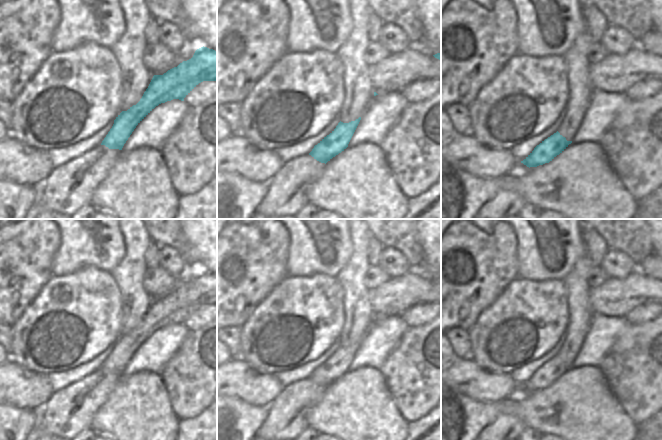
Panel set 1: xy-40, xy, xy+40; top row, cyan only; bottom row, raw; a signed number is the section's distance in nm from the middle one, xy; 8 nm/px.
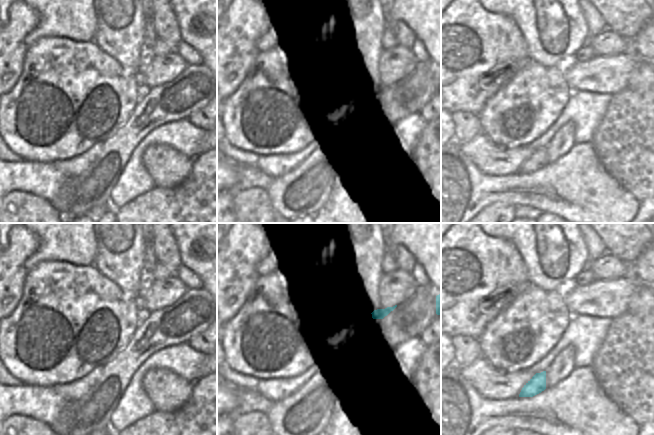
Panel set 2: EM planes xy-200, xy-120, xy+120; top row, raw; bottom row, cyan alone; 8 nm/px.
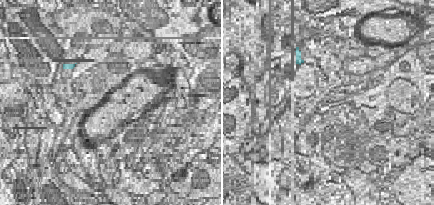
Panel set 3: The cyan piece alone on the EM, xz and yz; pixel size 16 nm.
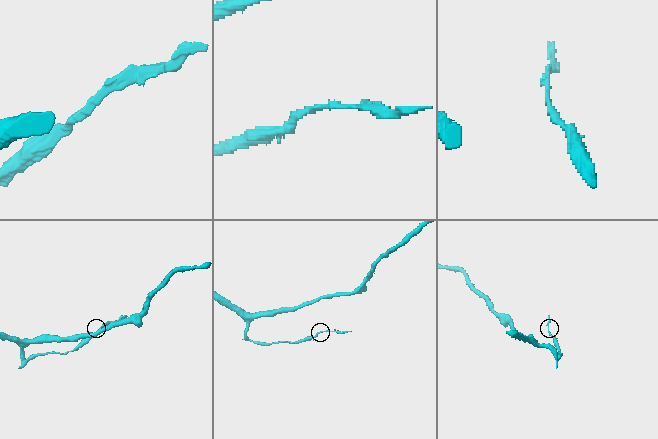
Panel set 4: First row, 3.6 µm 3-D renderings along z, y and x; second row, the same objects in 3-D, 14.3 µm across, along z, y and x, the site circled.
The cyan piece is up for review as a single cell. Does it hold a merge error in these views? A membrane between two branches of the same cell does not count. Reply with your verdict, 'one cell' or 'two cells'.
two cells

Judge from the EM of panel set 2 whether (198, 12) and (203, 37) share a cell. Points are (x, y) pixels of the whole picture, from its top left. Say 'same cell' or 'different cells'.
same cell

